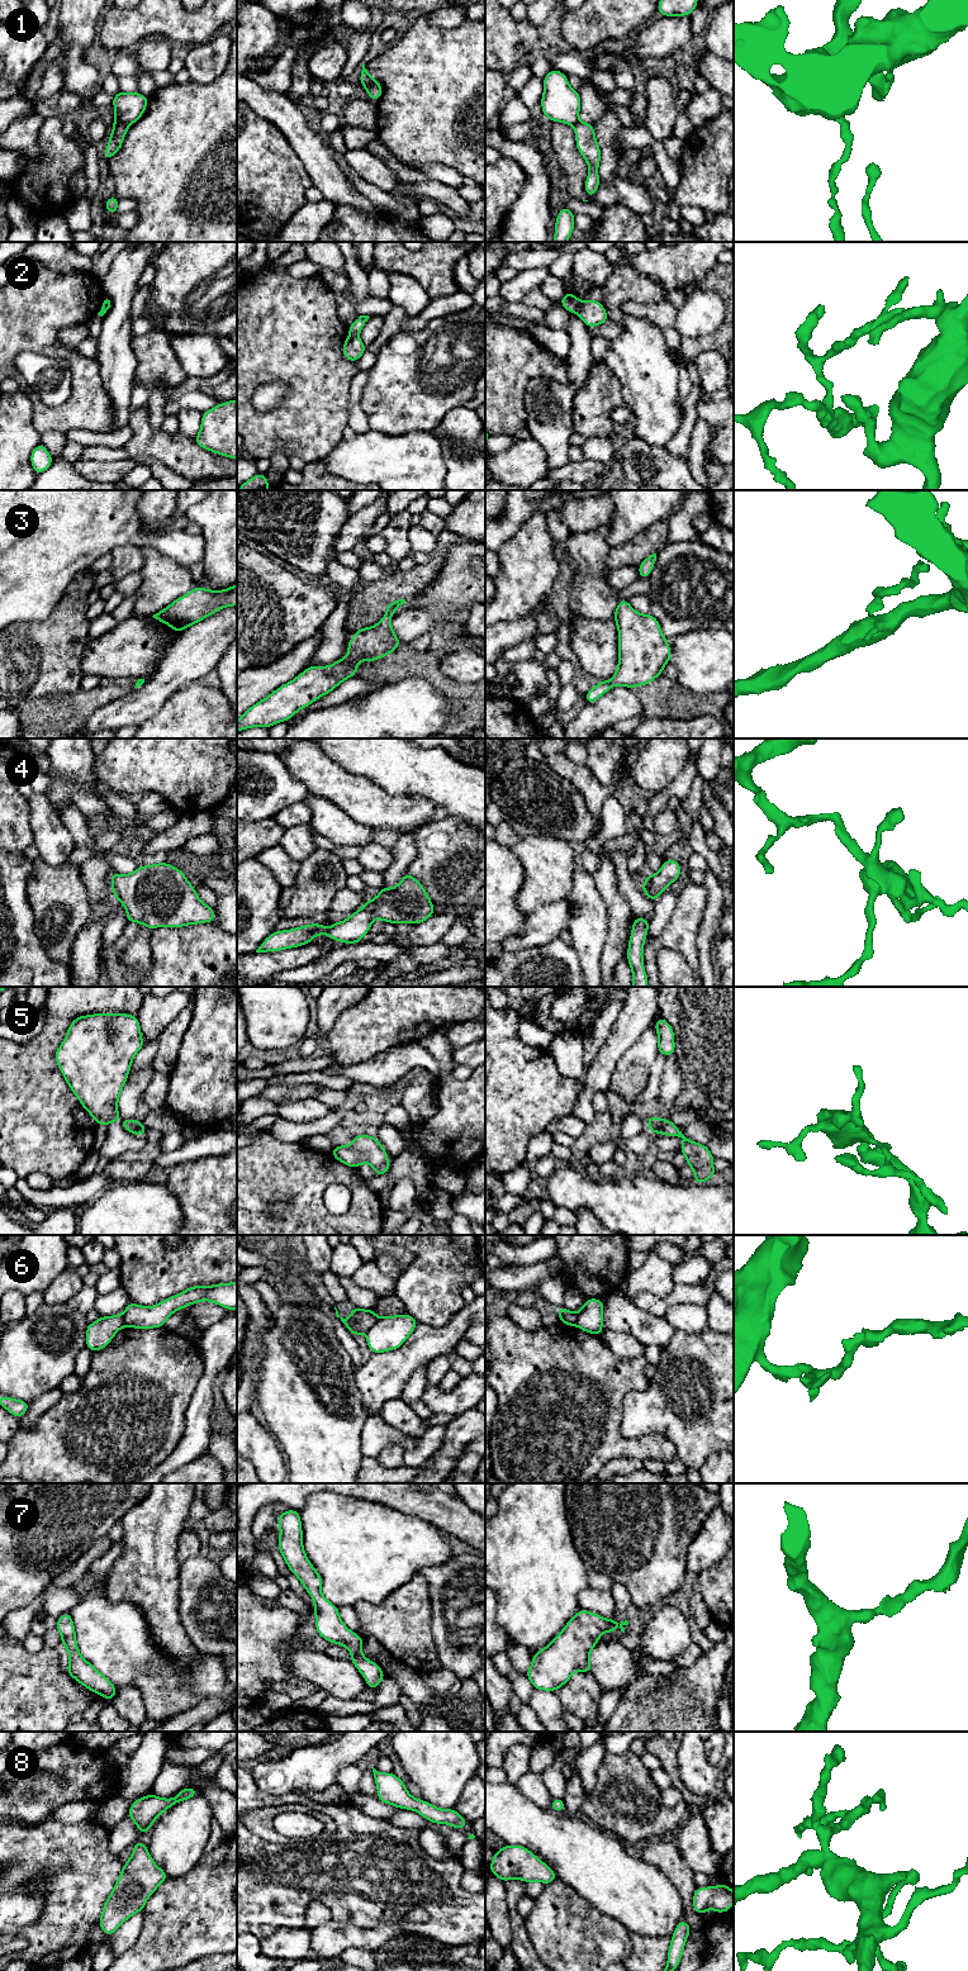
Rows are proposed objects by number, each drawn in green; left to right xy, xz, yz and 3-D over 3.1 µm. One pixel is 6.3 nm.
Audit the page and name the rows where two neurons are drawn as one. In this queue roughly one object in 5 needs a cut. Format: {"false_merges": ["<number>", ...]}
{"false_merges": ["1", "2", "6"]}

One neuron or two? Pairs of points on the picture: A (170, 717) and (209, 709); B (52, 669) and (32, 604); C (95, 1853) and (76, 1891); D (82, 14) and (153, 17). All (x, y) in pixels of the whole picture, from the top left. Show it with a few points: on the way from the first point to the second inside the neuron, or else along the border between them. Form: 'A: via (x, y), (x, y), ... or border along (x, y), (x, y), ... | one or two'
A: via (180, 717), (199, 717) | one
B: border along (58, 602), (43, 620), (17, 621), (13, 623) | two
C: via (86, 1862), (80, 1869), (77, 1882) | one
D: border along (103, 13), (96, 34) | two

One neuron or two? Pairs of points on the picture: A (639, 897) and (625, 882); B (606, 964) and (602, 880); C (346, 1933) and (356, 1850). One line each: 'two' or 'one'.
A: one
B: one
C: two

